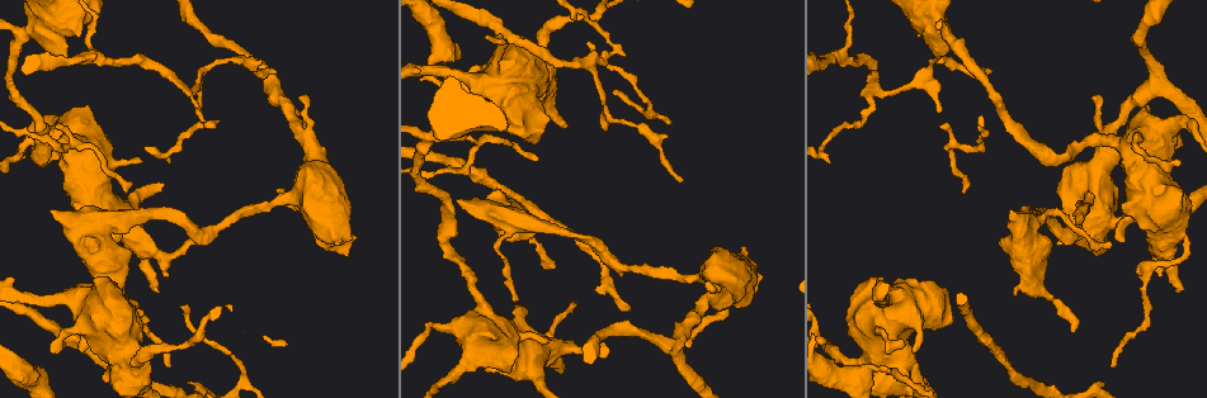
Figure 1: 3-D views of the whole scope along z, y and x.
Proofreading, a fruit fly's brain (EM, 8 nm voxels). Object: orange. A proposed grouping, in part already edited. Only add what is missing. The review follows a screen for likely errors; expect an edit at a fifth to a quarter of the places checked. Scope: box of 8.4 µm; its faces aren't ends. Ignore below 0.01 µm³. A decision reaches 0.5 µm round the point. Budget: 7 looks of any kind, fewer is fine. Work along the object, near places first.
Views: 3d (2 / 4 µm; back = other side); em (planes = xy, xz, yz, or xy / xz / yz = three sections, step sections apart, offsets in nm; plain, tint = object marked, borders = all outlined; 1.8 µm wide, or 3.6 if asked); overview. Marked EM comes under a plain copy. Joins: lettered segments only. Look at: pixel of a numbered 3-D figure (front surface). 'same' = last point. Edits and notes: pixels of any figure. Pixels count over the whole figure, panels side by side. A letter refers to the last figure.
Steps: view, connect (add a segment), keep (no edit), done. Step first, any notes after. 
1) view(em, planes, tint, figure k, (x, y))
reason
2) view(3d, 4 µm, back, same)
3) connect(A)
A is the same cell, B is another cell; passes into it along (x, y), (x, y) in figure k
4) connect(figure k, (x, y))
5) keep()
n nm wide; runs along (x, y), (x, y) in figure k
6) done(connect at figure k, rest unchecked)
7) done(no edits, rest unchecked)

view(3d, 4 µm, figure 1, (181, 307))
free end

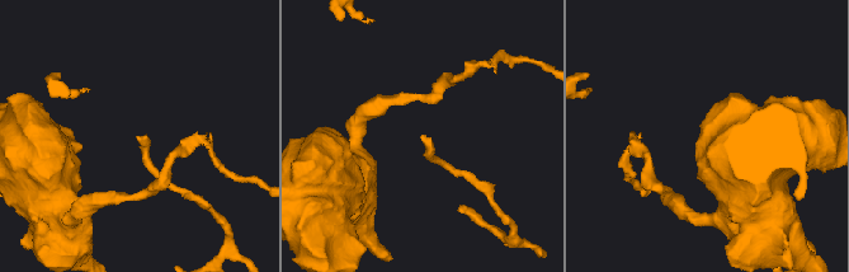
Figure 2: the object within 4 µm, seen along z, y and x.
view(em, planes, tint, figure 2, (138, 136))
shape alone is not enough

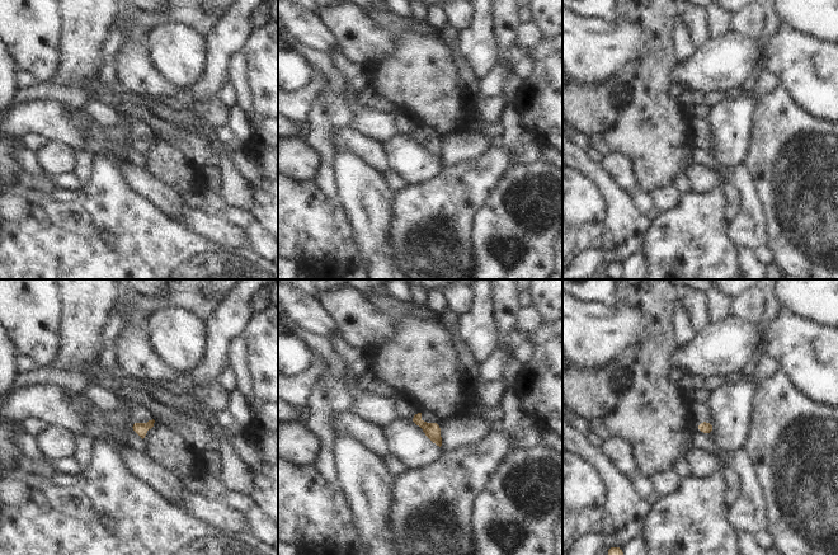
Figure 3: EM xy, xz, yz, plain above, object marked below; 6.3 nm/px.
view(em, planes, borders, same)

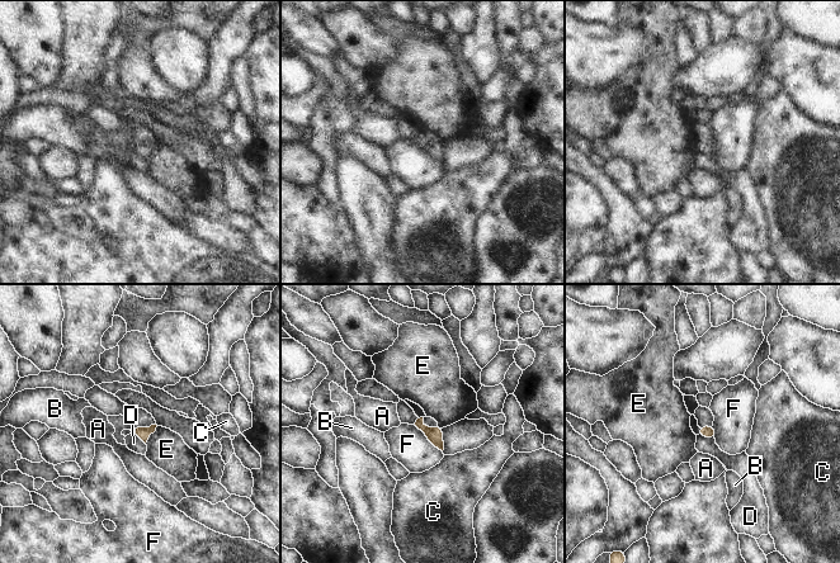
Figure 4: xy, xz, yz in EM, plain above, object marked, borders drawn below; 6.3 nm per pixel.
keep()
A, B, C, D, E and F are other cells; none of them fits

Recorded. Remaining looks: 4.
view(em, 3.6 µm, yz, step 16, borders, figure 1, (913, 349))
free end

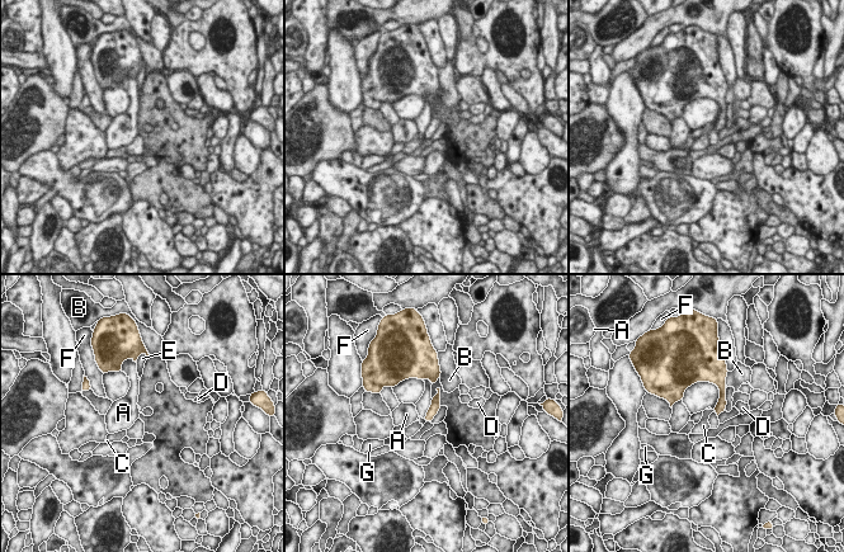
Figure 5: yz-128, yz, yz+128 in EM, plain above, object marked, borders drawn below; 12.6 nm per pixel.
view(em, 3.6 µm, planes, borders, same)
cut it another way

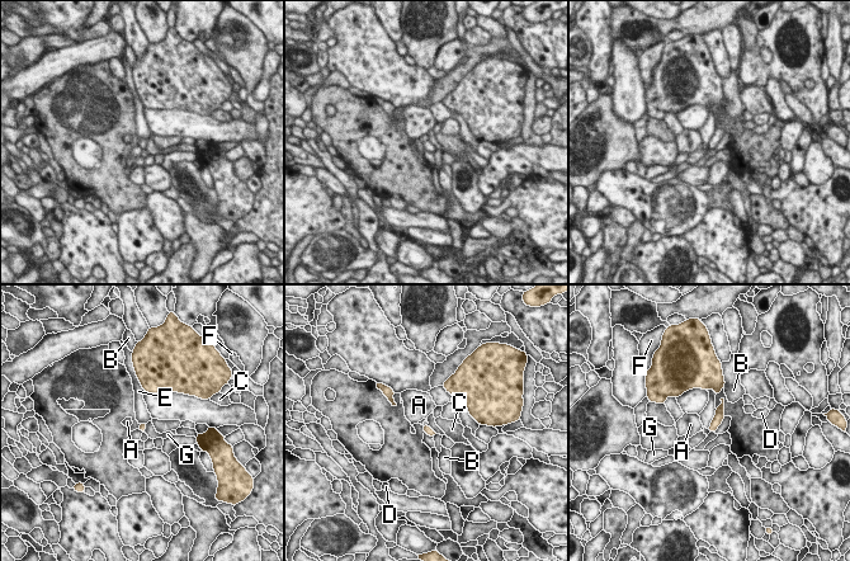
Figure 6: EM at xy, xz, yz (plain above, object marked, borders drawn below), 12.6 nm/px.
keep()
A, B, C, D, E, F and G are other cells; border along (716, 409), (708, 428) in figure 6; none of them fits

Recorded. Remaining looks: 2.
view(em, planes, borders, figure 1, (1110, 245))
free end

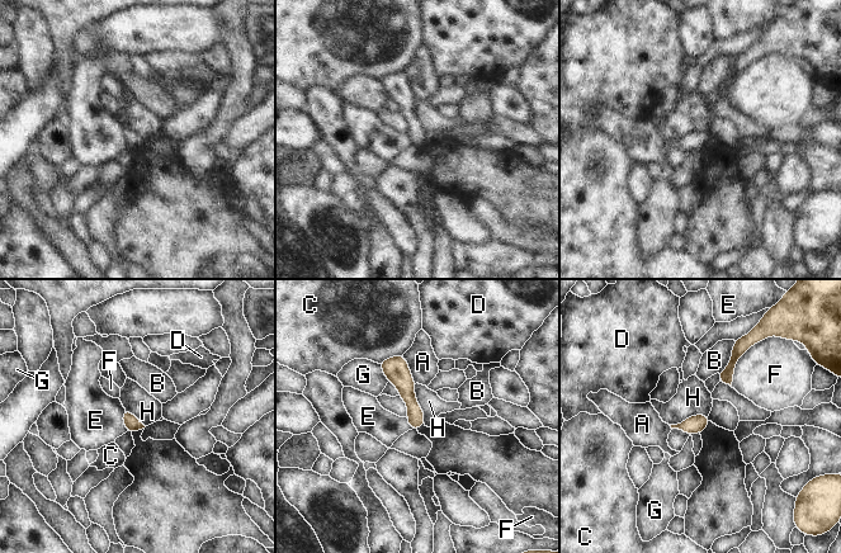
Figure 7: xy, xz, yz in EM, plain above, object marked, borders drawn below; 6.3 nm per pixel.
keep()
A, B, C, D, E, F, G and H are other cells; no lettered segment goes on from it

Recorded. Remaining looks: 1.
done(no edits, rest unchecked)

